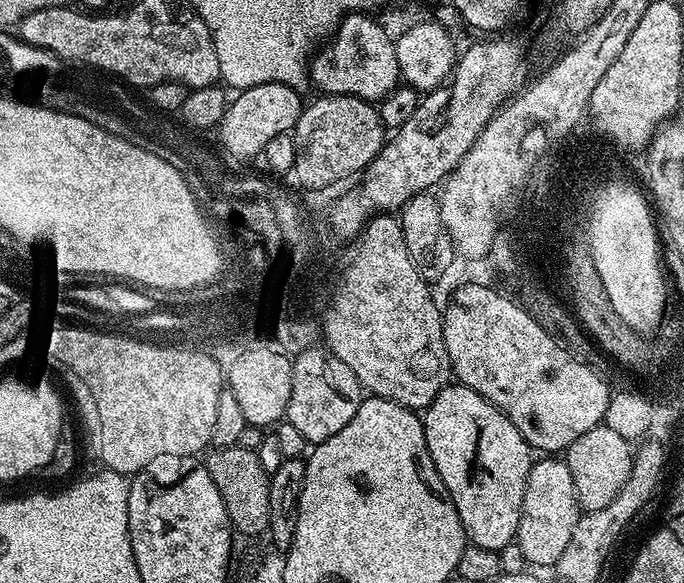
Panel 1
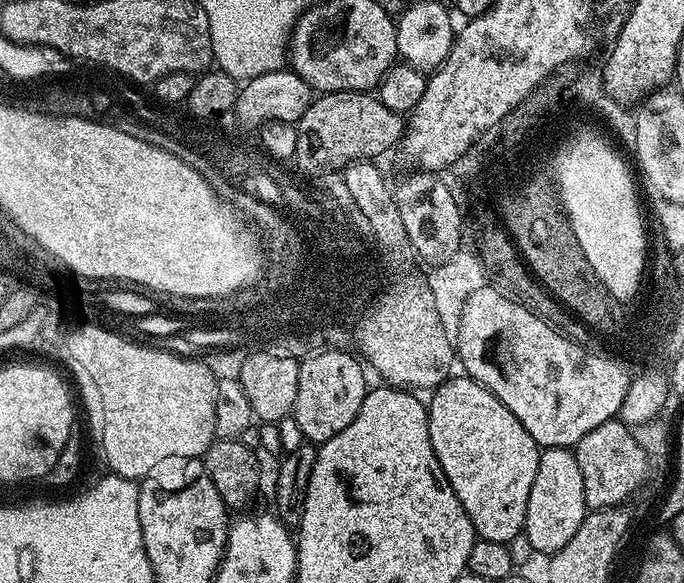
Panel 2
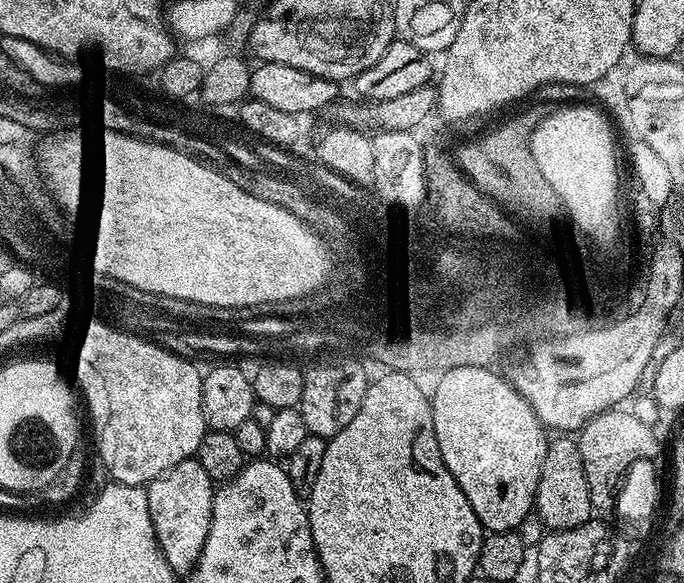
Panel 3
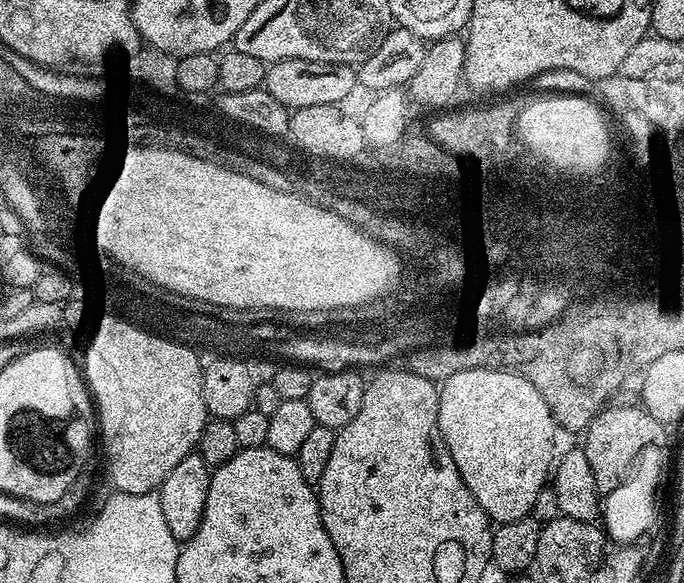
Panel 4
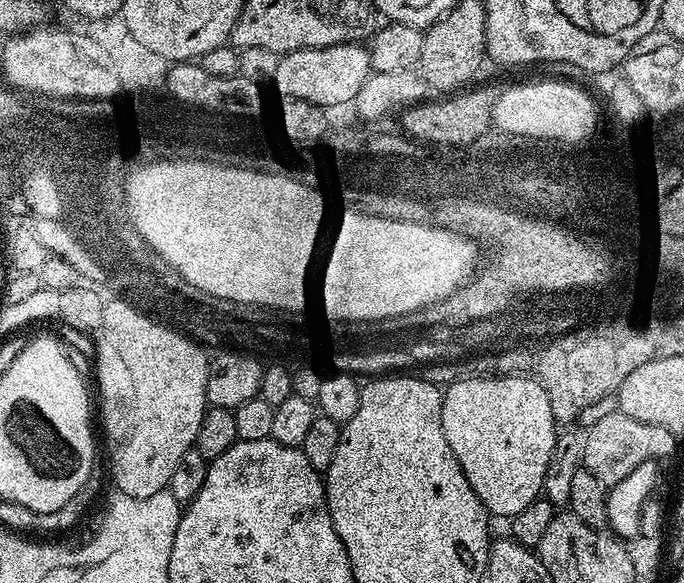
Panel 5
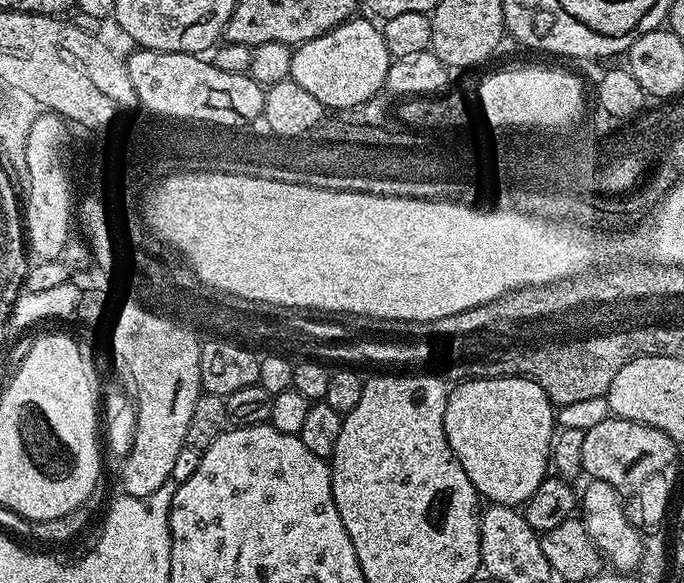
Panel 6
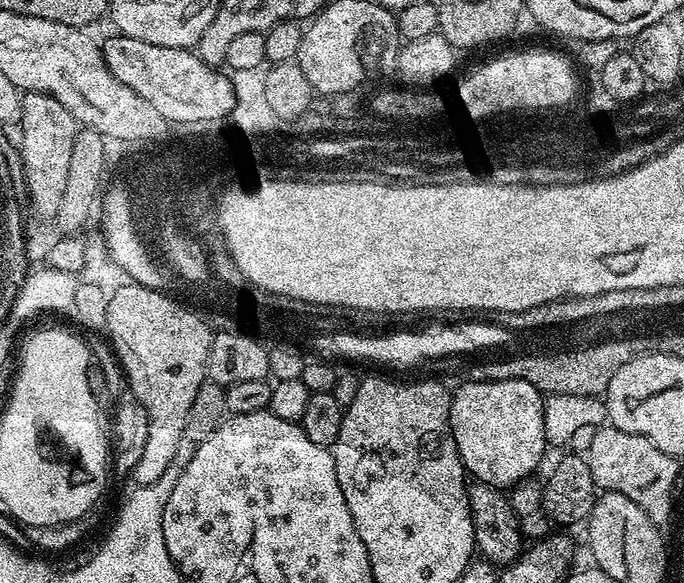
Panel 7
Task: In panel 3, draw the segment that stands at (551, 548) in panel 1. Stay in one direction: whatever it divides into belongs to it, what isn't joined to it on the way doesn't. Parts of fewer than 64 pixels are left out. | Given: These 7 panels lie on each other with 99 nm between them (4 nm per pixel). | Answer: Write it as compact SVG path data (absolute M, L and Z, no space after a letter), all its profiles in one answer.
M564 434L553 439L542 462L542 474L536 491L535 515L544 523L545 529L566 529L582 526L593 519L590 506L590 490L586 486L586 470L582 470L580 445L571 435Z

